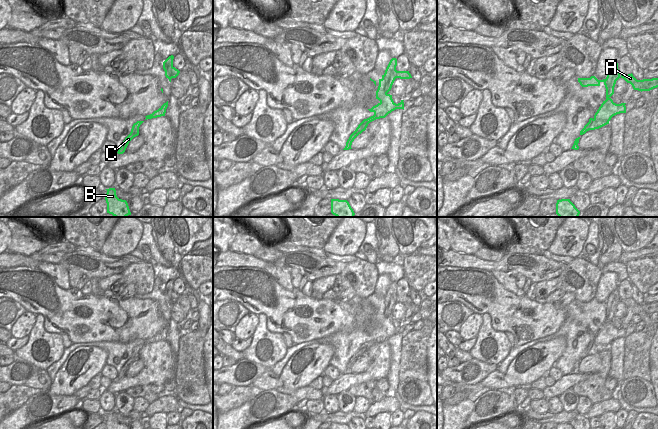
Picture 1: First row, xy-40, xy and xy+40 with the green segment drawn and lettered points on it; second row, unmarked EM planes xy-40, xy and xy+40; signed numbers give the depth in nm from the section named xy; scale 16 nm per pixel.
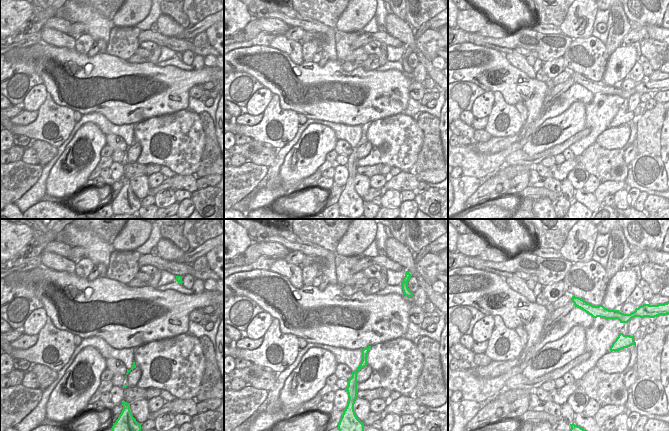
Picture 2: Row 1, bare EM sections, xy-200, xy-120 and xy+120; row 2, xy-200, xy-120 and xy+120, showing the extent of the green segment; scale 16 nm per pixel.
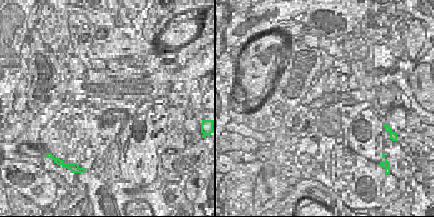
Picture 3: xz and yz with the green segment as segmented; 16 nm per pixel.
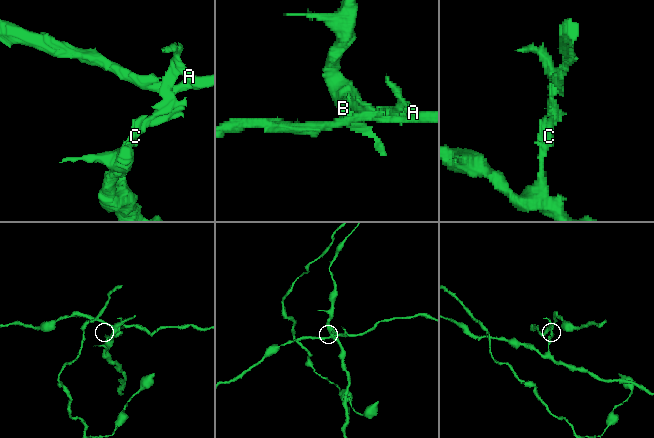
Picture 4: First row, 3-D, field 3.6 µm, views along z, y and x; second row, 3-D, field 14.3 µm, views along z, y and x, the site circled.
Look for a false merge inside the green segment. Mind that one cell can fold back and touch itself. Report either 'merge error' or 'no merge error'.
merge error

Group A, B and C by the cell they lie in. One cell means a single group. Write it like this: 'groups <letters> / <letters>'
groups A / B C

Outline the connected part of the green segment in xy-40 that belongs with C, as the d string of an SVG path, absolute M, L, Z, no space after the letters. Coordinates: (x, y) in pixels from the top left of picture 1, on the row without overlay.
M137 345L133 348L130 358L125 362L121 370L118 372L118 378L123 378L129 368L129 366L139 359L139 351L144 345Z

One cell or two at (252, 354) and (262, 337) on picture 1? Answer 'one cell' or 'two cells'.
one cell

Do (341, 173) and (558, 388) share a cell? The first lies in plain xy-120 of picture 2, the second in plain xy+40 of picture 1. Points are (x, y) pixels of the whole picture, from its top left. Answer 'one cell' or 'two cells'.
two cells

